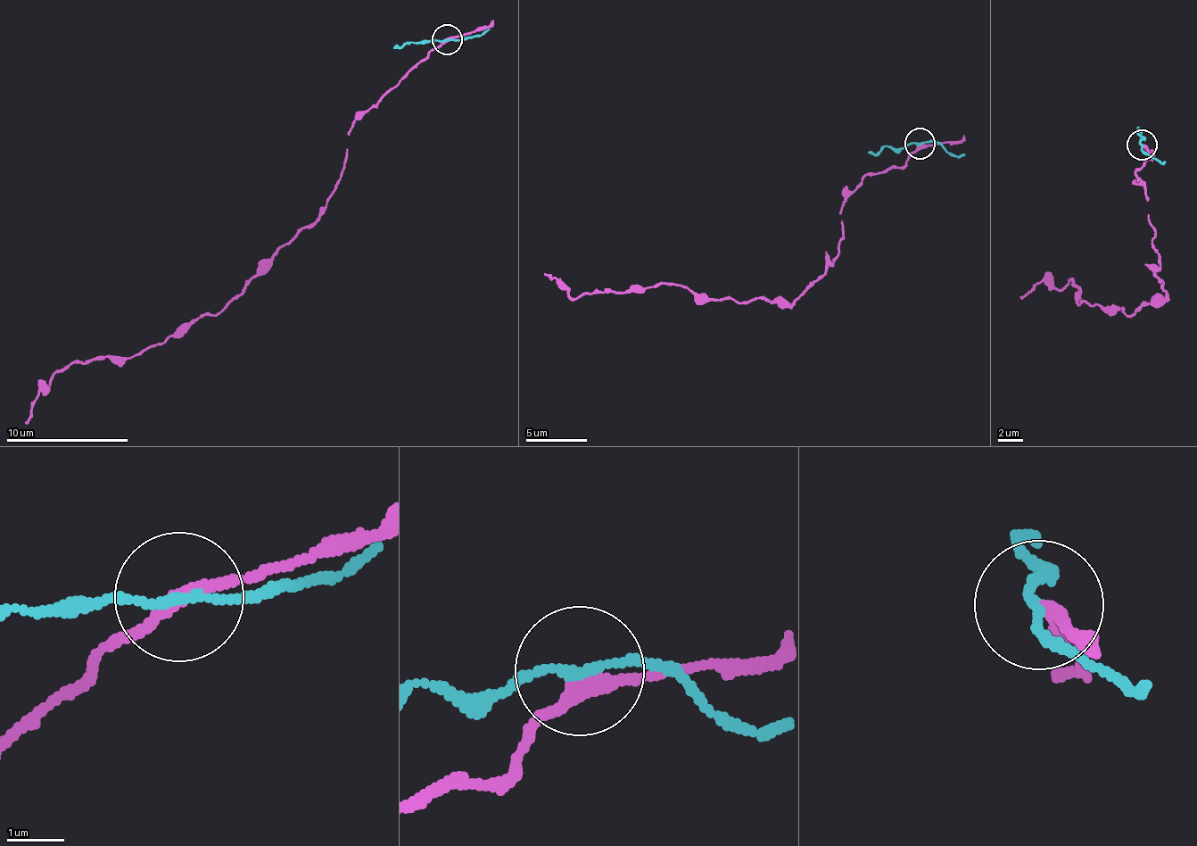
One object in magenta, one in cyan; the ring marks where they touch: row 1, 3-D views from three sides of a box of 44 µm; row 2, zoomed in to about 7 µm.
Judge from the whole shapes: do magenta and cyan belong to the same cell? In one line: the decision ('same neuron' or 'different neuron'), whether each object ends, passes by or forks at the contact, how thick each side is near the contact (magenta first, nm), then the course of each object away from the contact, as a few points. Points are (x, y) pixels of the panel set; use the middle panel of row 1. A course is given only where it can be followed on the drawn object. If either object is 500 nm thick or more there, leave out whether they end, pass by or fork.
different neuron; magenta passes by; cyan passes by; calibres 240 and 140 nm; course magenta (920, 144), (843, 202), (838, 257), (786, 305), (703, 299), (663, 283), (575, 298), (547, 274); course cyan (920, 144), (867, 153)

